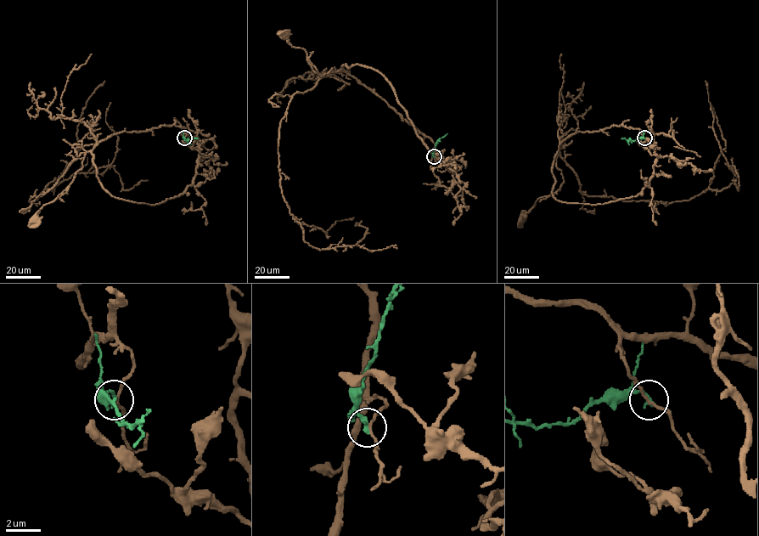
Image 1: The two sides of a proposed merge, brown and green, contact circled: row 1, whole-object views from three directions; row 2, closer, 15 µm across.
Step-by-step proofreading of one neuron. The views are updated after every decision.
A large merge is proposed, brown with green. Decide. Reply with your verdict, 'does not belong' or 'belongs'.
does not belong

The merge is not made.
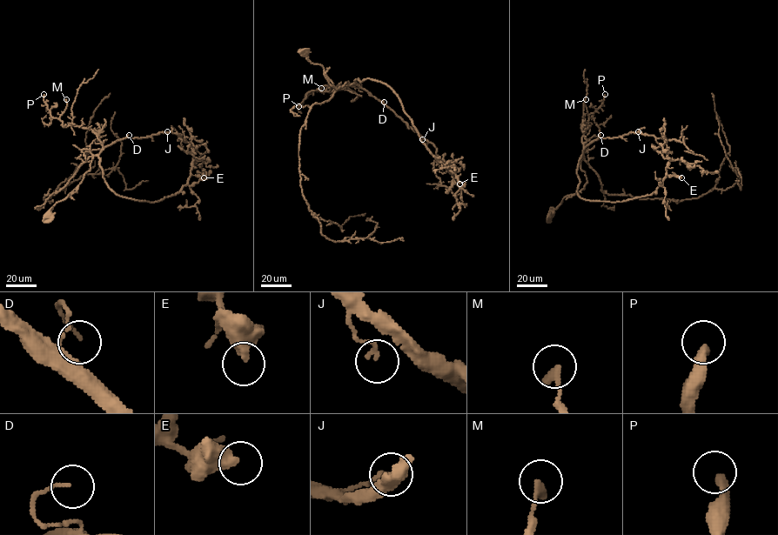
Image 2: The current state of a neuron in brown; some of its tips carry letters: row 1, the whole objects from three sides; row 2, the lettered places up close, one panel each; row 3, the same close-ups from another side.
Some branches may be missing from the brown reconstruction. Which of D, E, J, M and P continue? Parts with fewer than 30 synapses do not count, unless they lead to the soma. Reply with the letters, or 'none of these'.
P

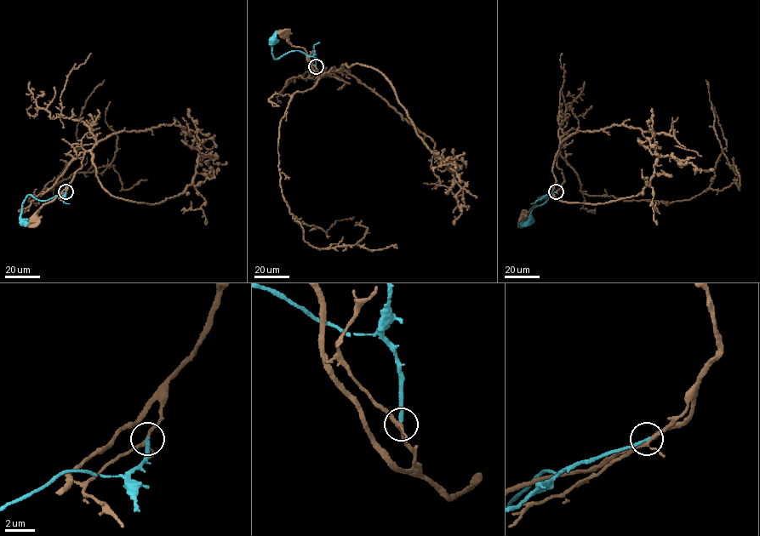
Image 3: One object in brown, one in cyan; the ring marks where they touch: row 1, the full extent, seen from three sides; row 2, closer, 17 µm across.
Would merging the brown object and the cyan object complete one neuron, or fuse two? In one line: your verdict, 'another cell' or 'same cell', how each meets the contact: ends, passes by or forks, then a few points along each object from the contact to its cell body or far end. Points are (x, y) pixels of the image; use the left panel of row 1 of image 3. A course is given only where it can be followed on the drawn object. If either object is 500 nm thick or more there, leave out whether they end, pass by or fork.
another cell | brown forks | cyan ends | brown via (65, 191), (66, 187), (45, 203), (34, 219) | cyan via (65, 191), (64, 196), (57, 195), (45, 201), (28, 195), (22, 205), (20, 219), (24, 221)

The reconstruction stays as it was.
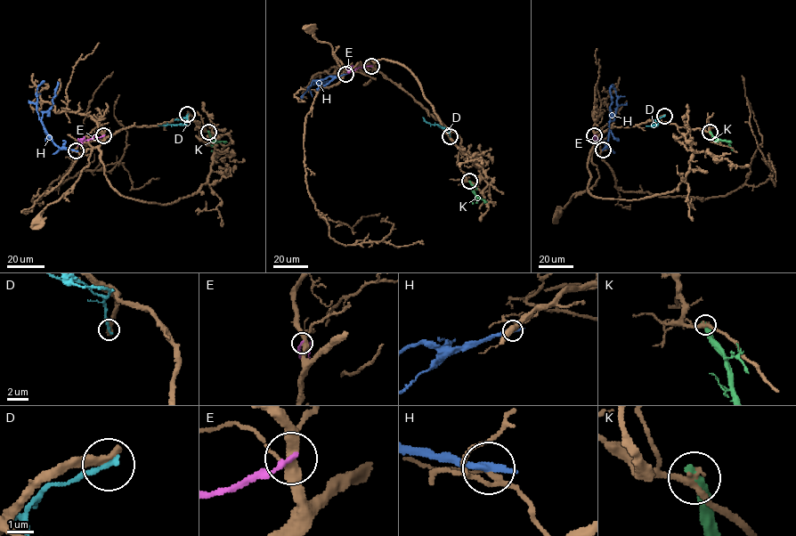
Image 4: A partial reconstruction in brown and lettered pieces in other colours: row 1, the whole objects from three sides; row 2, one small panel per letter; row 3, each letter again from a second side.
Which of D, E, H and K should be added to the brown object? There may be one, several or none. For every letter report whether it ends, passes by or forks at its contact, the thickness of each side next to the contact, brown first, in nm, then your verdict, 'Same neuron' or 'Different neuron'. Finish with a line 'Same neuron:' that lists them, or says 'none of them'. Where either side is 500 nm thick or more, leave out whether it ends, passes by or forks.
D: It ends there. Thickness 400 nm (brown) against 240 nm. Different neuron
E: It ends there. Thickness 360 nm (brown) against 180 nm. Different neuron
H: It ends there. Thickness 170 nm (brown) against 340 nm. Different neuron
K: It ends there. Thickness 280 nm (brown) against 400 nm. Different neuron
Same neuron: none of them

